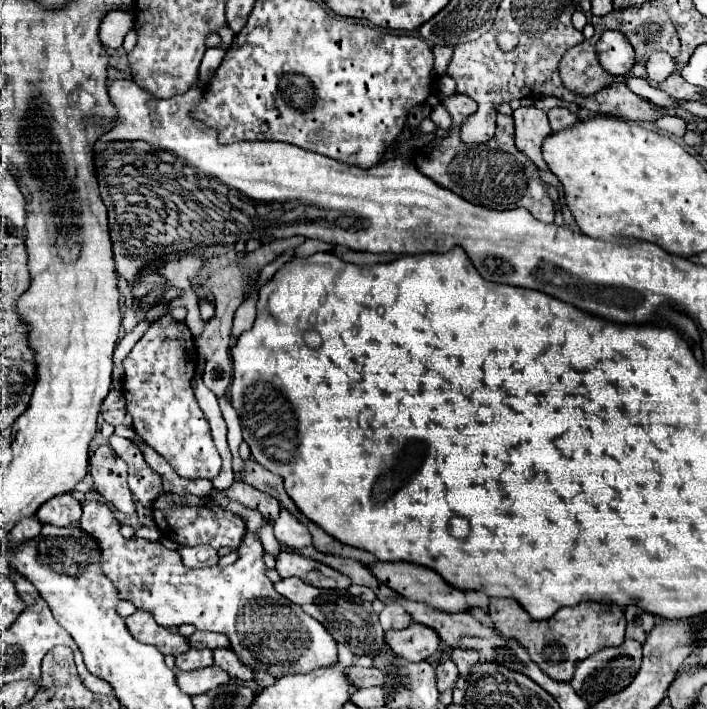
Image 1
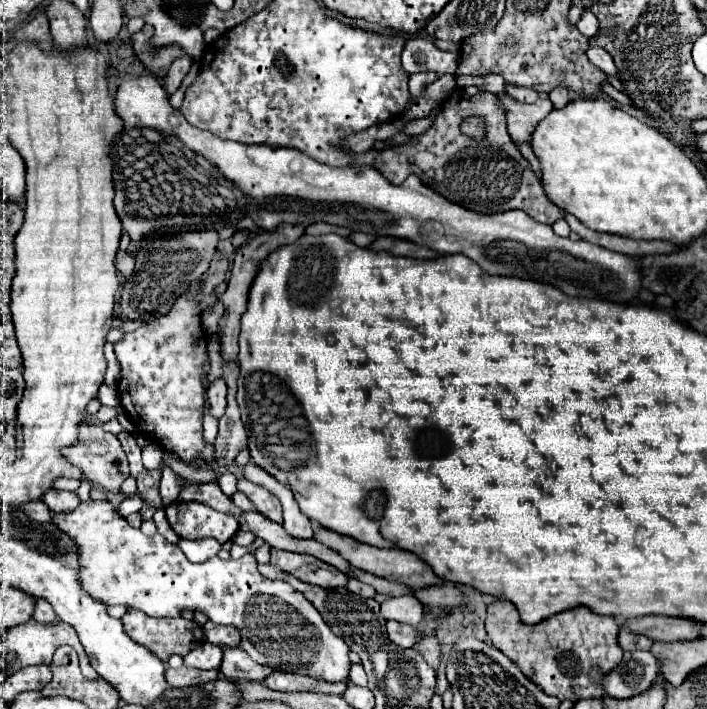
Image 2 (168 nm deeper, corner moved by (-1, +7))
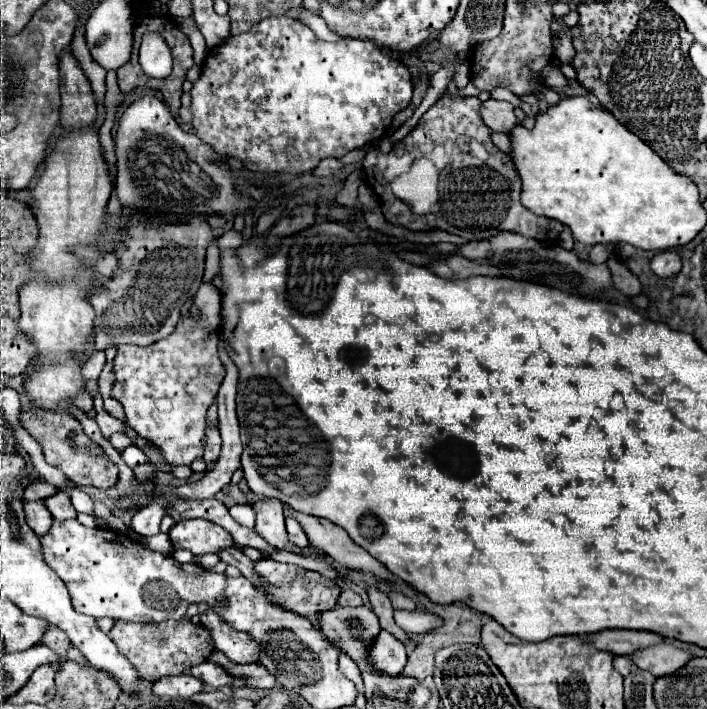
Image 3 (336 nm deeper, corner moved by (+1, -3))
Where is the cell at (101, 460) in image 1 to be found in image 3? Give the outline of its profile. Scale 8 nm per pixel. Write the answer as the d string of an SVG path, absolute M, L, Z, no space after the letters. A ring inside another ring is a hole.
M22 408L20 426L24 426L24 430L28 434L32 434L32 438L42 446L46 462L50 466L60 468L66 474L66 478L70 482L74 482L76 486L94 486L94 488L108 490L116 484L118 466L106 458L102 448L84 434L80 422L76 418L72 418L68 412L64 412L64 410L46 412L46 410Z

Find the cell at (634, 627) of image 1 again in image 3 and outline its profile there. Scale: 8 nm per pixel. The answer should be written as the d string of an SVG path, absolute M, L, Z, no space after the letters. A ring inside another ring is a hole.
M616 656L612 666L614 666L614 670L616 670L616 672L620 672L622 676L628 676L628 674L634 670L634 664L632 664L632 660L628 660L626 656Z

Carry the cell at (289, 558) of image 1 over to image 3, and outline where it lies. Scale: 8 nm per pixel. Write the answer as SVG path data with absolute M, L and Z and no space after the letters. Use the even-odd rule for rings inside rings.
M262 558L260 562L254 564L254 572L262 578L258 584L254 584L258 590L262 590L268 600L284 610L296 612L312 622L318 620L318 614L332 610L336 606L336 600L340 596L340 586L334 580L322 578L318 572L298 568L294 564L280 564L270 558Z

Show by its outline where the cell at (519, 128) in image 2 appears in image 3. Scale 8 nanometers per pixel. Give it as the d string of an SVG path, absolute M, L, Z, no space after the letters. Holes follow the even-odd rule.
M486 100L480 106L480 118L494 132L510 132L518 120L514 114L514 106L500 100Z

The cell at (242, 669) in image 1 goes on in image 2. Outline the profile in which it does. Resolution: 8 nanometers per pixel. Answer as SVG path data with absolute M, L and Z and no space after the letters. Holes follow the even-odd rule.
M222 646L224 658L222 658L222 666L220 672L228 678L228 680L264 680L272 668L270 666L262 666L256 664L242 648L230 648L230 646Z

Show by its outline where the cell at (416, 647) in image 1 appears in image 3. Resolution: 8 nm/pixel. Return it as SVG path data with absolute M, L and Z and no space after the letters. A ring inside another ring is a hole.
M382 630L370 646L368 662L386 676L398 676L406 664L406 648L390 632Z

